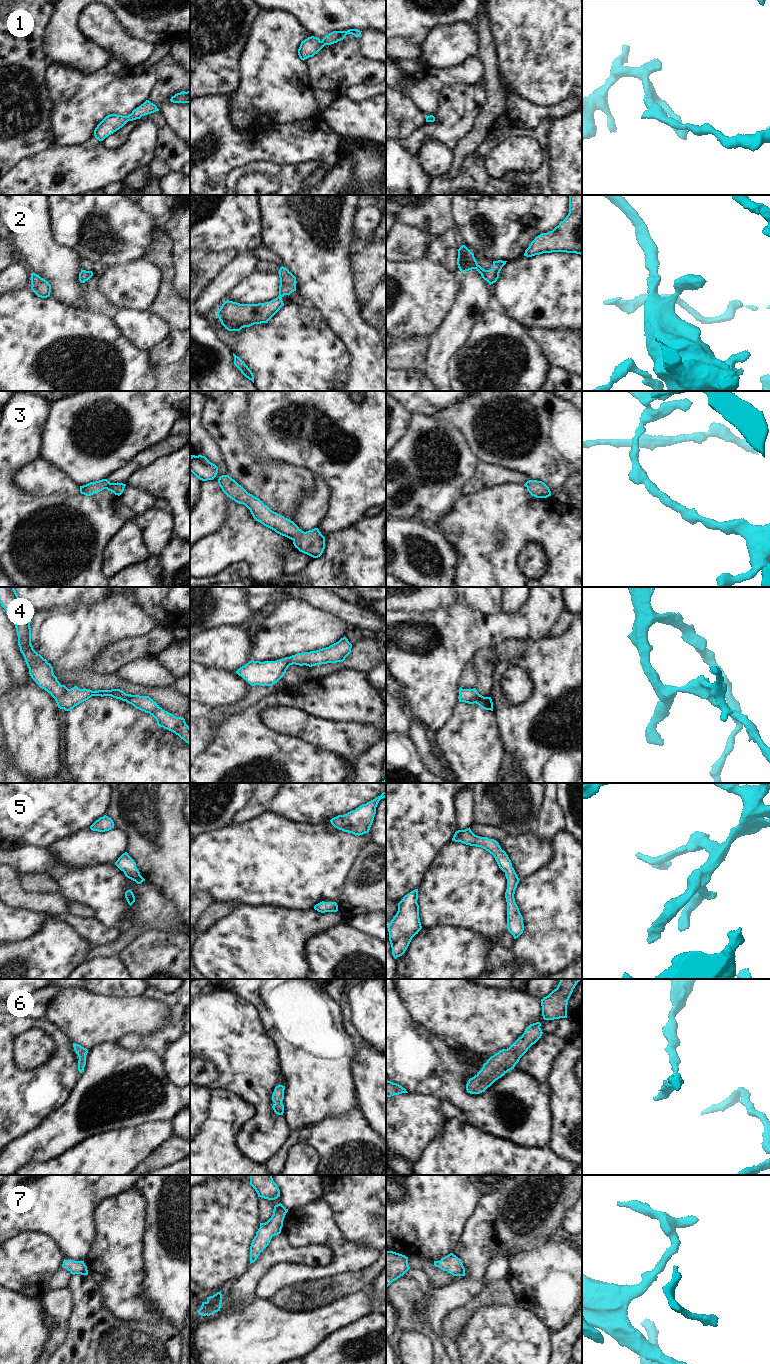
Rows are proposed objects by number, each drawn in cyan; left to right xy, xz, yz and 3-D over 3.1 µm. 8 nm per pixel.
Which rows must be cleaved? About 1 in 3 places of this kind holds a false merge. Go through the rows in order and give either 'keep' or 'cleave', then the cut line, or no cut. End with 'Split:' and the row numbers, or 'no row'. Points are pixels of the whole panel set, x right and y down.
1: keep | no cut
2: keep | no cut
3: keep | no cut
4: keep | no cut
5: keep | no cut
6: keep | no cut
7: keep | no cut
Split: no row

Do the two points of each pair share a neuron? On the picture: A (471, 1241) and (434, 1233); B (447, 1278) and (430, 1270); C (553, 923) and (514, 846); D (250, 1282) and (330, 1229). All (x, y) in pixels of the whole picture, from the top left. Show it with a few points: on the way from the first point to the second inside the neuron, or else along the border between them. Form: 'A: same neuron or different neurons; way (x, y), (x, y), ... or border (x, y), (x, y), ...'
A: different neurons; border (470, 1217), (466, 1222), (466, 1229), (454, 1245)
B: same neuron; way (443, 1278), (439, 1278), (434, 1273)
C: different neurons; border (548, 861), (530, 875), (520, 879)
D: different neurons; border (283, 1234), (293, 1246), (326, 1246)

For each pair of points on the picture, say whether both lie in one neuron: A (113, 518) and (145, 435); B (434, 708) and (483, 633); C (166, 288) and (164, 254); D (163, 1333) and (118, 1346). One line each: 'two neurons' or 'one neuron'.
A: two neurons
B: one neuron
C: one neuron
D: one neuron

